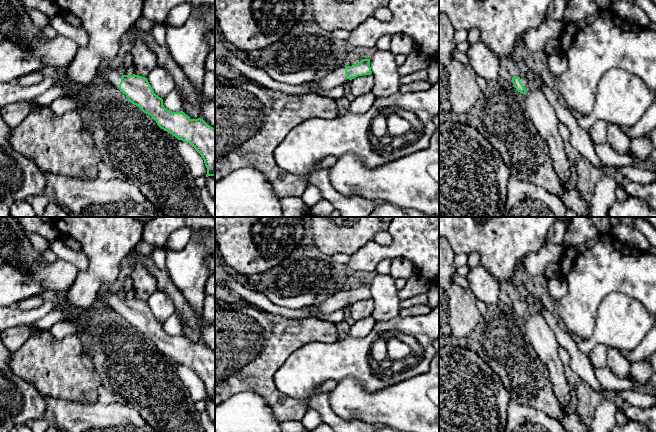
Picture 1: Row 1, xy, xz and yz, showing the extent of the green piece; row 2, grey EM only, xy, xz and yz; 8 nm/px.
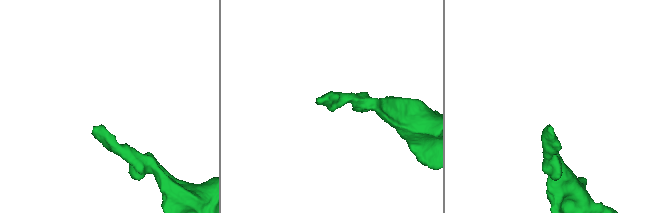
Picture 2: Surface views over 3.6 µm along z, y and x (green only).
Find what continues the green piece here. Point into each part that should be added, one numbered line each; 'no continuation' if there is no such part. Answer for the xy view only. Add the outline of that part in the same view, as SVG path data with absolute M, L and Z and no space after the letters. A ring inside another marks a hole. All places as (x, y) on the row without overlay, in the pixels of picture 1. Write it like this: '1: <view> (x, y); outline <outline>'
1: xy (109, 299); outline M104 287L101 291L99 291L97 296L102 299L102 305L105 307L110 307L114 311L119 312L122 298L118 295L118 293L113 293L107 287Z

